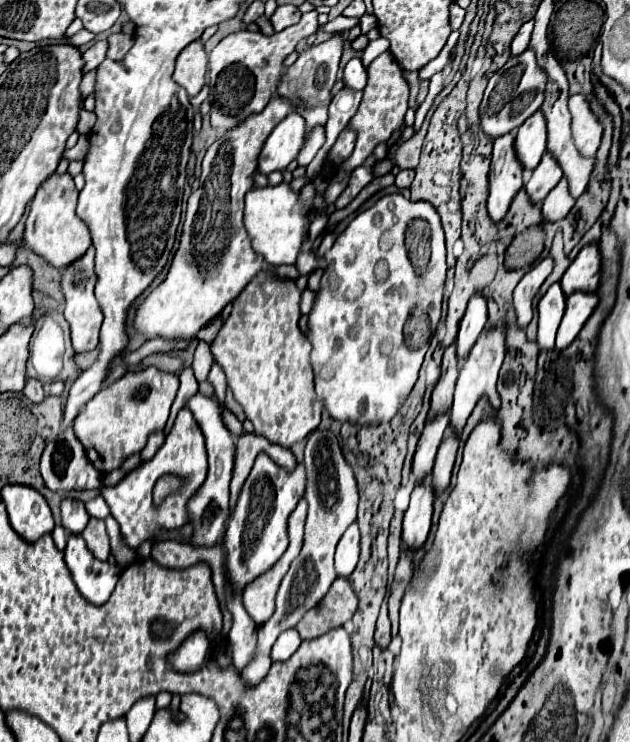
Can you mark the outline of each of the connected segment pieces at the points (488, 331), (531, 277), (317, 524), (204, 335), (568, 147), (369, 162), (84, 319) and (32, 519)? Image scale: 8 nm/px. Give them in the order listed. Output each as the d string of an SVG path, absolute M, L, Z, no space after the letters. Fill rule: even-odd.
M485 328L481 332L481 336L477 338L475 346L471 348L469 356L465 358L463 366L461 366L461 372L459 372L459 380L457 380L457 388L455 388L455 400L453 400L453 406L451 406L451 426L455 432L461 432L469 414L473 412L477 400L487 394L493 408L497 410L501 400L499 400L499 394L495 390L495 384L497 384L497 374L499 374L499 368L503 364L503 358L505 358L505 334L507 334L507 328Z
M547 256L535 268L531 268L521 278L521 282L517 284L515 294L513 294L513 304L515 304L515 312L517 312L517 324L521 328L527 328L527 324L531 322L531 318L533 318L533 298L551 272L553 272L553 258Z
M331 430L311 432L307 438L303 462L307 468L305 500L309 502L309 514L307 514L307 524L305 524L305 544L303 544L299 558L291 564L289 572L285 574L285 578L281 582L281 588L277 592L275 614L271 616L271 620L267 620L257 630L255 662L249 668L245 668L245 672L241 672L241 678L243 678L243 682L247 682L247 686L257 686L257 682L261 682L269 672L269 666L271 666L269 652L271 652L271 646L275 644L277 636L283 630L295 628L295 624L301 620L301 616L307 610L311 610L313 606L317 606L317 602L321 602L321 598L325 598L325 594L329 592L329 586L333 584L337 574L347 578L359 562L361 534L359 534L359 528L355 522L359 492L357 492L357 482L351 472L351 466L345 462L335 434ZM333 554L335 554L335 568L333 568Z
M215 318L211 324L207 324L205 328L201 328L201 330L199 330L197 338L199 338L201 342L211 344L211 342L213 342L213 338L215 338L215 334L219 332L219 328L221 328L221 318Z
M553 62L553 70L547 72L549 74L549 82L547 82L547 96L545 102L541 106L545 118L547 118L547 128L549 128L549 138L547 138L547 150L555 156L555 160L559 162L559 166L563 168L563 174L569 180L569 192L573 198L579 198L587 184L589 184L589 176L593 172L595 166L595 156L593 158L585 158L581 156L581 152L577 150L573 136L571 136L571 114L567 108L567 100L569 100L569 80L565 70L561 70L559 62Z
M371 154L359 168L355 168L353 172L351 172L351 180L349 180L349 186L345 188L345 192L339 196L339 200L335 202L335 206L341 210L341 208L345 208L345 206L349 206L349 202L375 178L373 176L373 166L375 166L375 162L377 162L377 158Z
M89 248L89 252L81 260L73 262L69 268L63 270L61 286L63 286L65 298L67 298L65 320L71 326L71 344L73 344L75 354L93 350L99 344L99 328L101 328L101 322L103 322L103 314L101 314L101 308L99 308L99 304L95 300L95 294L93 294L93 286L95 286L93 258L95 258L95 250Z
M5 486L3 502L7 506L11 528L25 540L37 542L53 530L53 516L45 498L29 486Z

